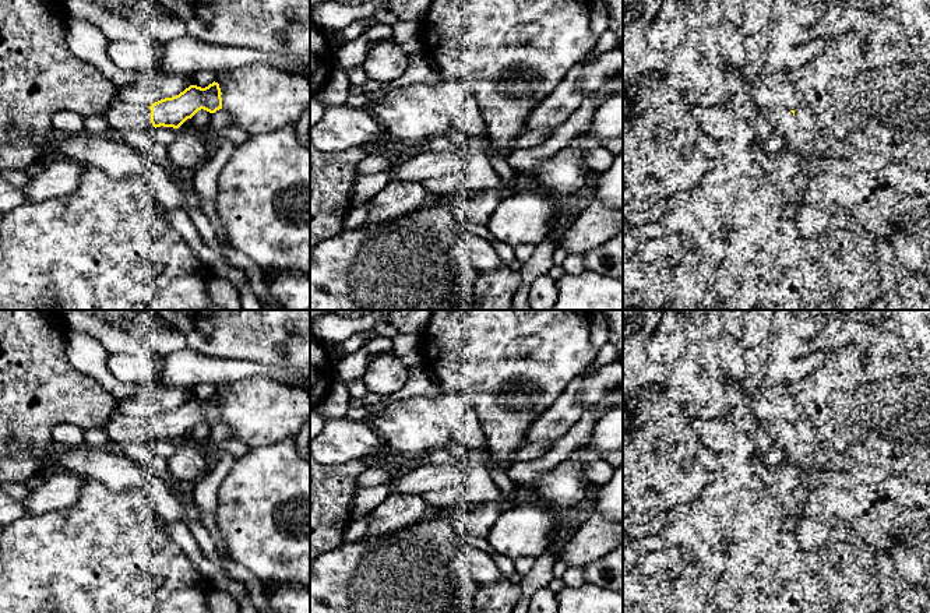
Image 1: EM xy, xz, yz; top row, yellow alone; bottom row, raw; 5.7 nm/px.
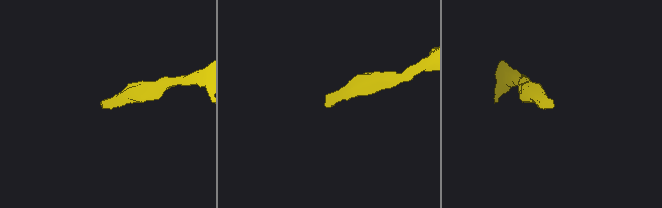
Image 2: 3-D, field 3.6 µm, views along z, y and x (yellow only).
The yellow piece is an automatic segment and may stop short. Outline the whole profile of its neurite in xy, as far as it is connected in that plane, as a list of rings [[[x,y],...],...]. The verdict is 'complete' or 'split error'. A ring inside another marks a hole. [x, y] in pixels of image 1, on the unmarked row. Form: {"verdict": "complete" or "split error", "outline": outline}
{"verdict": "split error", "outline": [[[214,394],[205,401],[190,398],[179,408],[161,412],[149,420],[113,413],[105,426],[109,448],[119,450],[123,443],[154,447],[161,438],[179,441],[201,422],[209,426],[222,422],[221,408],[219,397]]]}

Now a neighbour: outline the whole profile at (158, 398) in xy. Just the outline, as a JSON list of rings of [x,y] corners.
[[[151,385],[148,391],[117,402],[115,413],[149,420],[161,412],[179,408],[190,398],[194,398],[194,391],[187,385]]]

